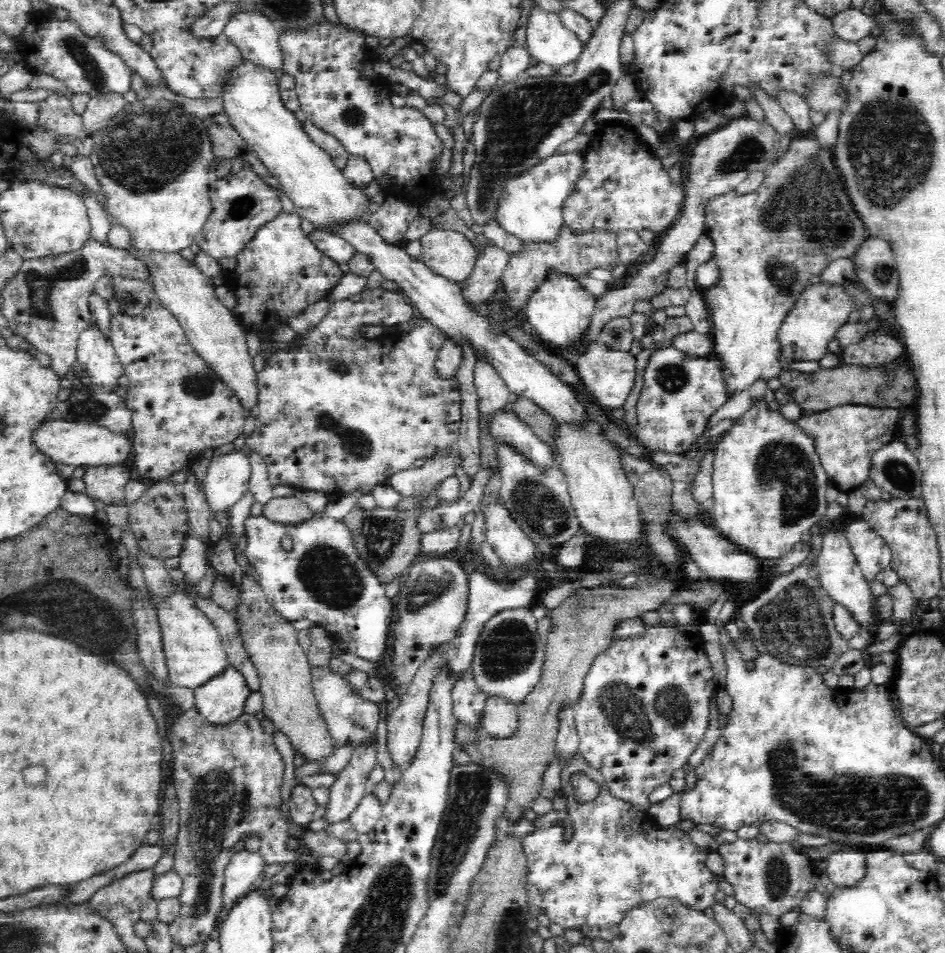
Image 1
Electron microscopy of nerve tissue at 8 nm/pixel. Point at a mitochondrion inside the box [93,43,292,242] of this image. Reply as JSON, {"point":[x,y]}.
{"point":[126,178]}

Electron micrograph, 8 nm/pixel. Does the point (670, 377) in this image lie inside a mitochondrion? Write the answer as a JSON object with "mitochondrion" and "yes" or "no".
{"mitochondrion":"yes"}

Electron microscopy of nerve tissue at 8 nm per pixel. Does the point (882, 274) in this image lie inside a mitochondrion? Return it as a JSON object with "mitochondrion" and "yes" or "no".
{"mitochondrion":"yes"}

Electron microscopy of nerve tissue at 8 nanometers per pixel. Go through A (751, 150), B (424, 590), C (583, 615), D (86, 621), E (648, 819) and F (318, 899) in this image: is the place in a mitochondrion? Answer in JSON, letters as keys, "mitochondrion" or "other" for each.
{"A":"mitochondrion","B":"mitochondrion","C":"mitochondrion","D":"mitochondrion","E":"other","F":"other"}

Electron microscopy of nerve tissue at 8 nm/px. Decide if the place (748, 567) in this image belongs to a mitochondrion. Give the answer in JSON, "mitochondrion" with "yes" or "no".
{"mitochondrion":"no"}

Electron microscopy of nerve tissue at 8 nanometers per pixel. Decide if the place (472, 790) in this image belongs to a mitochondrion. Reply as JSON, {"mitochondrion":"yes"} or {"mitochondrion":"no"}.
{"mitochondrion":"yes"}

